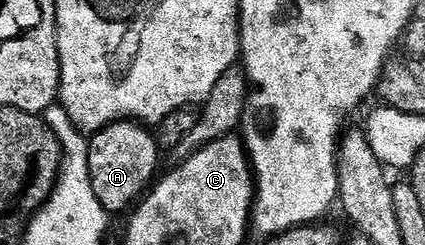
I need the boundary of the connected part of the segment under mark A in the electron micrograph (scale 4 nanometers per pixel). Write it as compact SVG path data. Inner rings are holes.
M128 119L103 126L89 141L89 175L93 183L93 191L97 195L101 207L111 215L121 212L122 209L130 210L144 196L148 186L156 180L157 174L160 172L160 170L158 171L159 156L161 156L161 150L154 132L140 122Z

